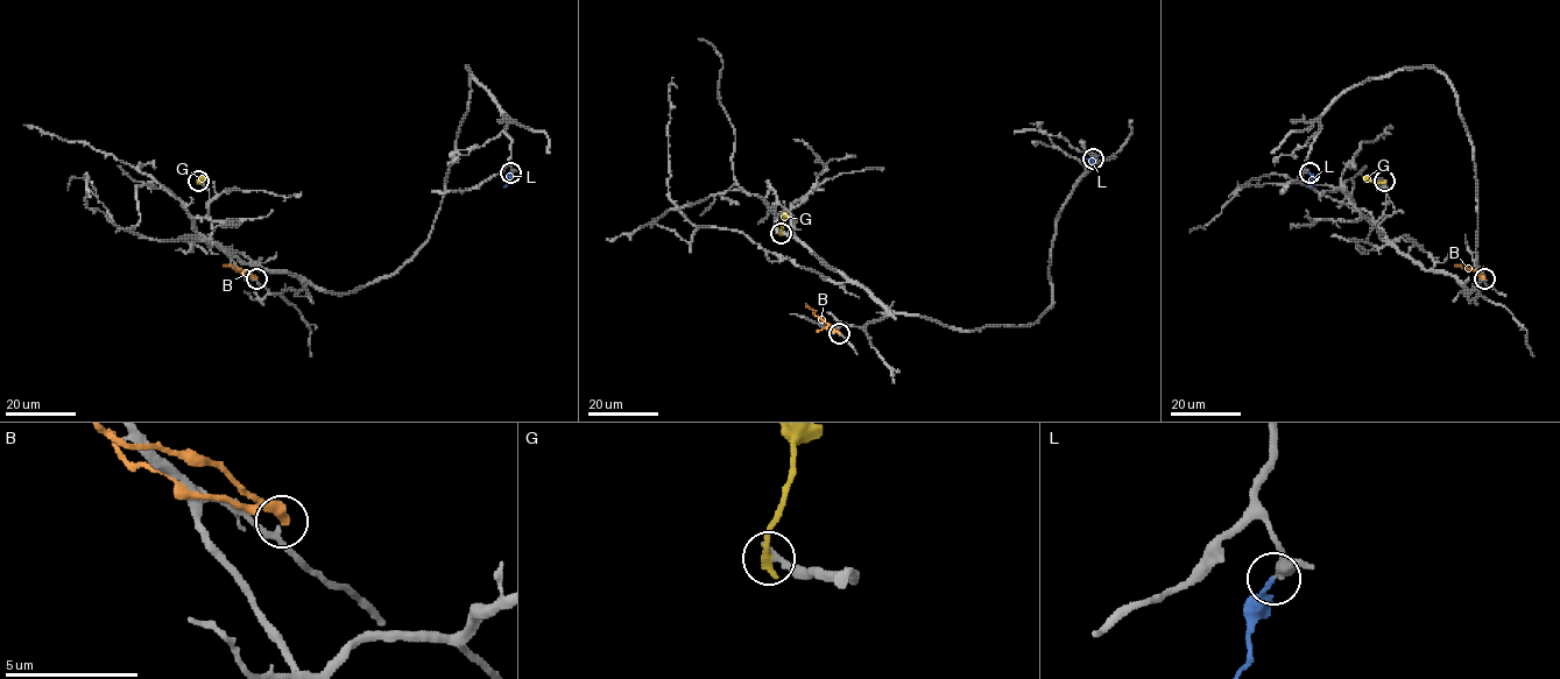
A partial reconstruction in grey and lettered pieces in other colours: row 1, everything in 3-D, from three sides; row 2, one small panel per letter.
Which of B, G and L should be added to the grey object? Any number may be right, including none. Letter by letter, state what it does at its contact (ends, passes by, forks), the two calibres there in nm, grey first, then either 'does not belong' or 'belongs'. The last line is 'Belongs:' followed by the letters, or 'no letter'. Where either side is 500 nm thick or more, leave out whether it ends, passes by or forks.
B: it ends | 200/440 nm | does not belong
G: it ends | 320/320 nm | does not belong
L: it ends | 400/180 nm | belongs
Belongs: L

